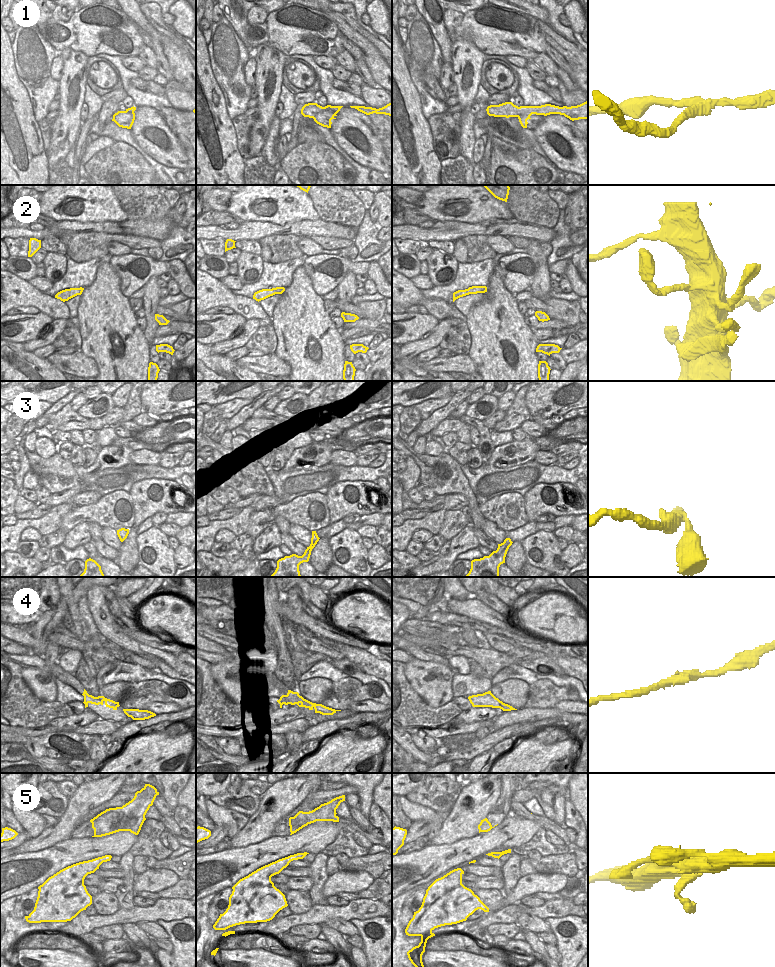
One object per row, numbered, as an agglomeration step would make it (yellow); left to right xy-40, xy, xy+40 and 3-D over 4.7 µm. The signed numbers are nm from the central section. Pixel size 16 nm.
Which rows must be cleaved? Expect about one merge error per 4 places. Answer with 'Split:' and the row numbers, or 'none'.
Split: 1

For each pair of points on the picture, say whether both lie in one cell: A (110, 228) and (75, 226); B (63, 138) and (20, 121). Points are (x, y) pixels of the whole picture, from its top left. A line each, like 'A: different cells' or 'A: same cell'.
A: same cell
B: different cells

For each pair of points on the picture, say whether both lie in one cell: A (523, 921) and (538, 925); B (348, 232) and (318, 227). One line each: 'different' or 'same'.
A: same
B: same

